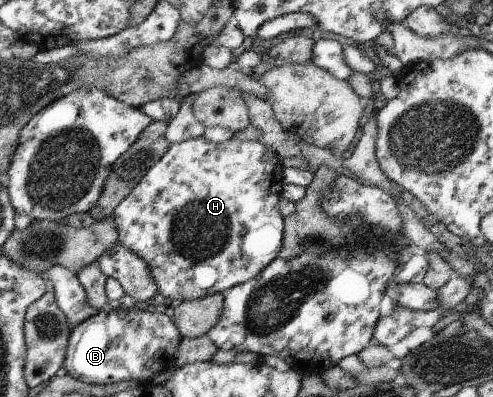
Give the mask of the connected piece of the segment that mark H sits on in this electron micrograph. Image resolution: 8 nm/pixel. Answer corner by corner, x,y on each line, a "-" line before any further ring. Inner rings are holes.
205,136
188,141
175,143
161,161
148,171
145,177
135,186
113,214
115,226
118,229
118,242
130,251
139,255
150,267
150,273
158,285
158,292
163,294
167,303
179,304
183,301
195,301
210,297
217,293
229,292
234,286
242,285
258,276
270,262
277,258
285,240
285,217
280,213
279,201
284,189
284,168
278,153
261,141
237,140
232,137
222,143
214,143

